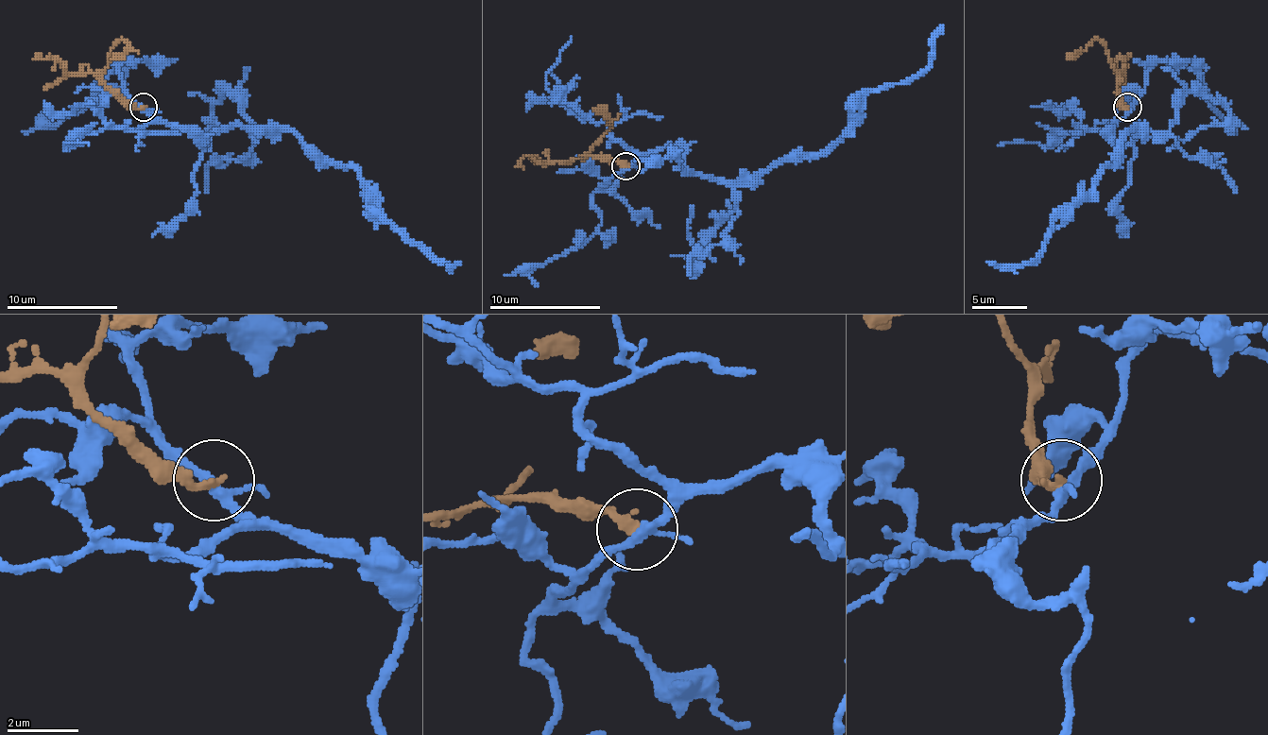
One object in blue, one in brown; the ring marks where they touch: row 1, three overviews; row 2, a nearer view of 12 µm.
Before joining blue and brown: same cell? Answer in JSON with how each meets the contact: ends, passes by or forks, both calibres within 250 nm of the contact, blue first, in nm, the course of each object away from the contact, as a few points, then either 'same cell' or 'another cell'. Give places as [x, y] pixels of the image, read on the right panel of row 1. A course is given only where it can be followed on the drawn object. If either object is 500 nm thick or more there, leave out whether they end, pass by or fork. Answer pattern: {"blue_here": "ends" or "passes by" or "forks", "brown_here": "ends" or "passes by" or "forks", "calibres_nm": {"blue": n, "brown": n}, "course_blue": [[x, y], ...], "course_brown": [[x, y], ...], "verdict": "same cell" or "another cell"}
{"blue_here": "forks", "brown_here": "ends", "calibres_nm": {"blue": 220, "brown": 280}, "course_blue": [[1128, 106], [1108, 131], [1120, 145], [1141, 128], [1125, 134], [1045, 247], [1025, 264], [986, 262]], "course_brown": [[1128, 106], [1122, 106], [1108, 51], [1097, 40], [1070, 59]], "verdict": "another cell"}

